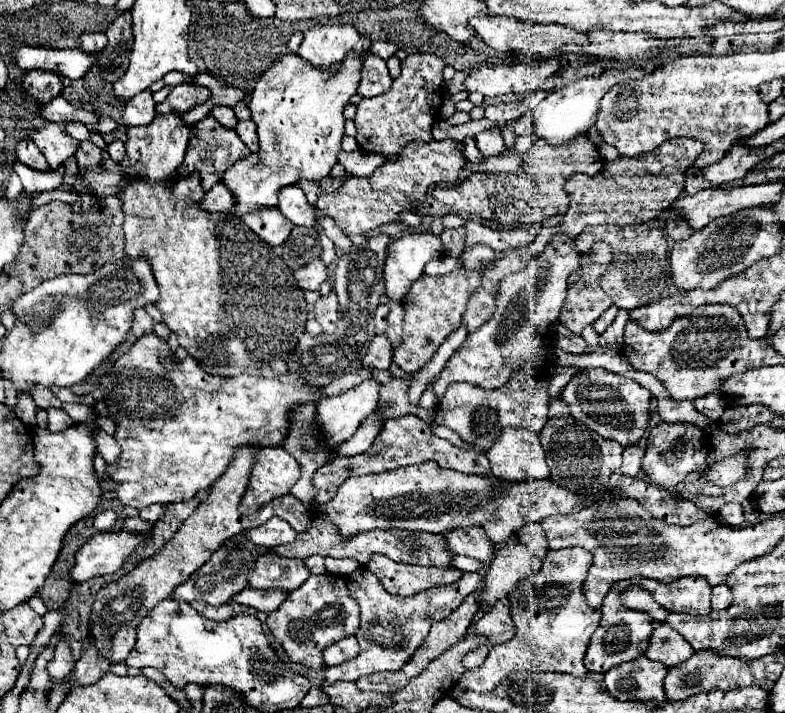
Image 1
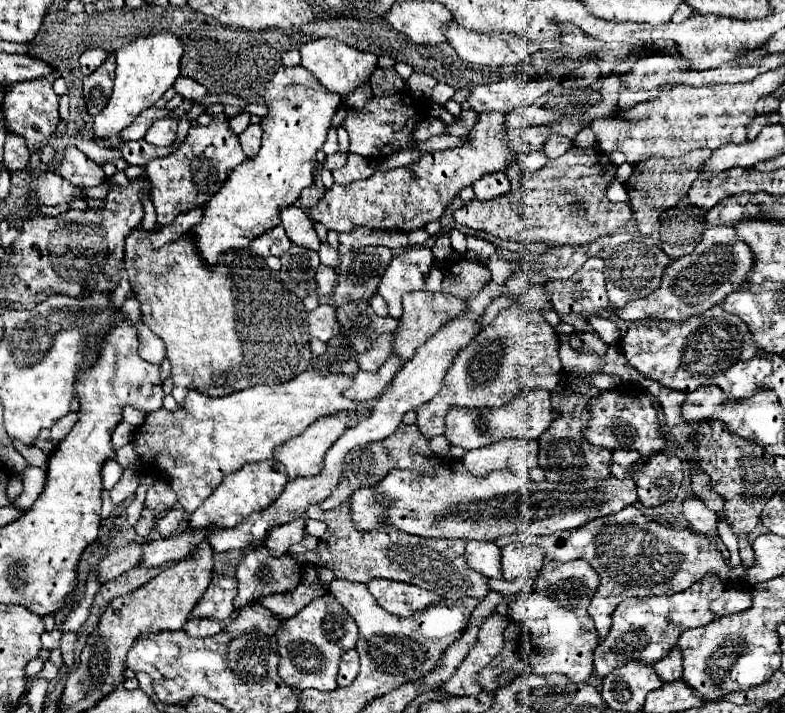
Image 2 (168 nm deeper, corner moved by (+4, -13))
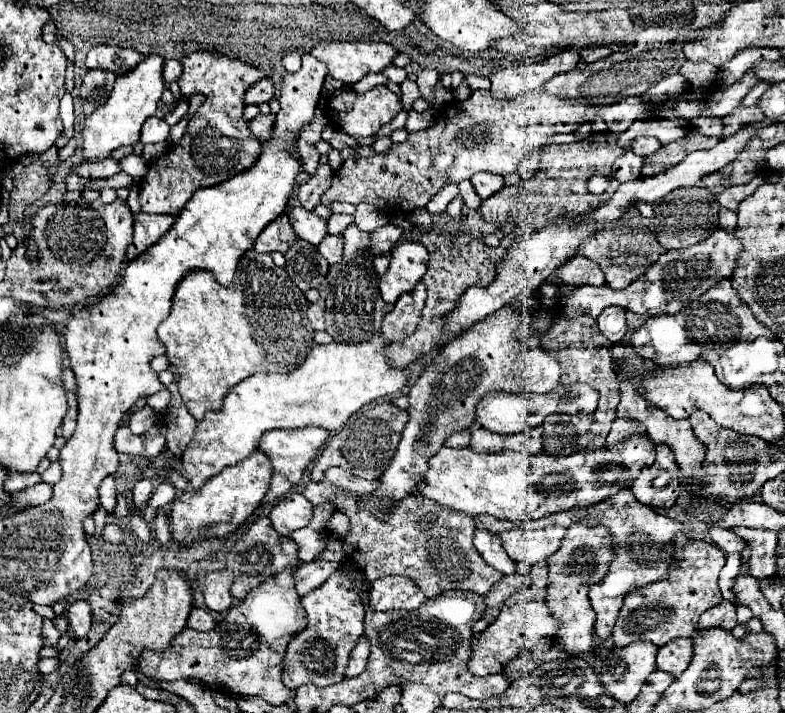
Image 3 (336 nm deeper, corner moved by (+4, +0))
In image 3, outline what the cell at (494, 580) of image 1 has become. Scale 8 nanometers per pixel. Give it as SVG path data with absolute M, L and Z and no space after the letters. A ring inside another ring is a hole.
M549 526L543 530L527 530L527 528L511 528L499 534L499 540L515 562L541 562L547 560L561 546L561 538L565 536L565 528Z

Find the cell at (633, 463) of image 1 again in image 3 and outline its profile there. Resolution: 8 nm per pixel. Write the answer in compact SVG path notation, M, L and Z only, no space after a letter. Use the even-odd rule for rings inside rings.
M617 418L617 420L613 422L613 428L611 428L609 436L607 436L607 446L613 446L613 444L617 444L617 442L621 442L621 440L633 436L633 434L639 434L639 432L641 432L641 430L639 430L631 420L627 420L627 418Z

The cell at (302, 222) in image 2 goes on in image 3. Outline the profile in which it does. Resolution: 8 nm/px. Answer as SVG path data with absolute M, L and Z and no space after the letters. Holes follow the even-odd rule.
M293 208L289 214L291 226L295 228L295 234L301 240L307 240L309 244L319 244L327 236L327 222L319 218L315 212L309 212L305 208Z

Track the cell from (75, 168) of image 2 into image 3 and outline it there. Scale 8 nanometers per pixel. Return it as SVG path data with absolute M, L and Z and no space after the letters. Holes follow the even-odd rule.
M105 158L101 162L81 162L75 172L83 178L111 178L121 172L121 166L115 158Z

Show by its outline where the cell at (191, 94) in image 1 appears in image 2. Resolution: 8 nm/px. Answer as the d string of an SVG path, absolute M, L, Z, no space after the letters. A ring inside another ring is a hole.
M159 117L153 121L153 125L147 129L145 133L145 141L157 147L165 147L171 145L175 141L175 133L177 133L177 117Z

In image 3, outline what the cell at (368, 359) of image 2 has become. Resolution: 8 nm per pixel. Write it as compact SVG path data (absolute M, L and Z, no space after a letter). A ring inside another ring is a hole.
M419 282L413 290L403 293L395 302L393 312L383 318L381 332L391 342L403 340L405 336L413 334L421 318L421 310L425 304L423 300L425 300L425 286Z

